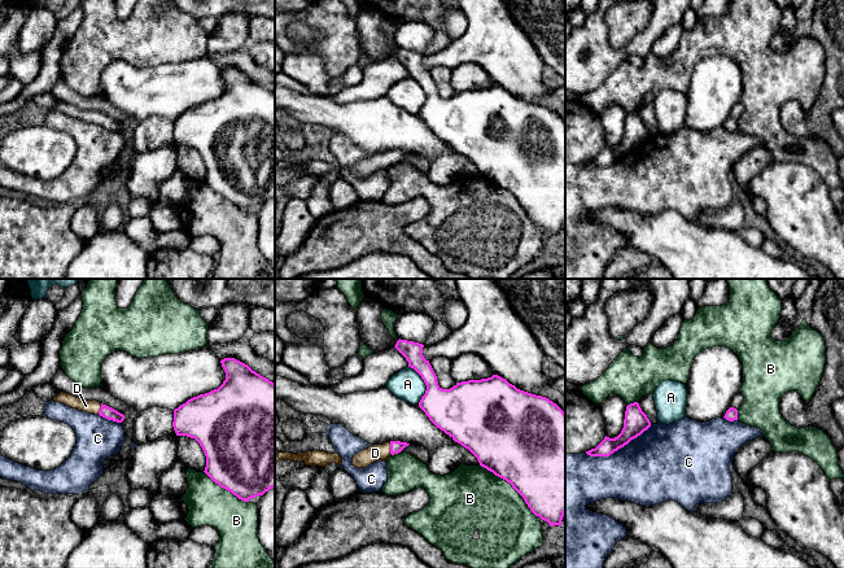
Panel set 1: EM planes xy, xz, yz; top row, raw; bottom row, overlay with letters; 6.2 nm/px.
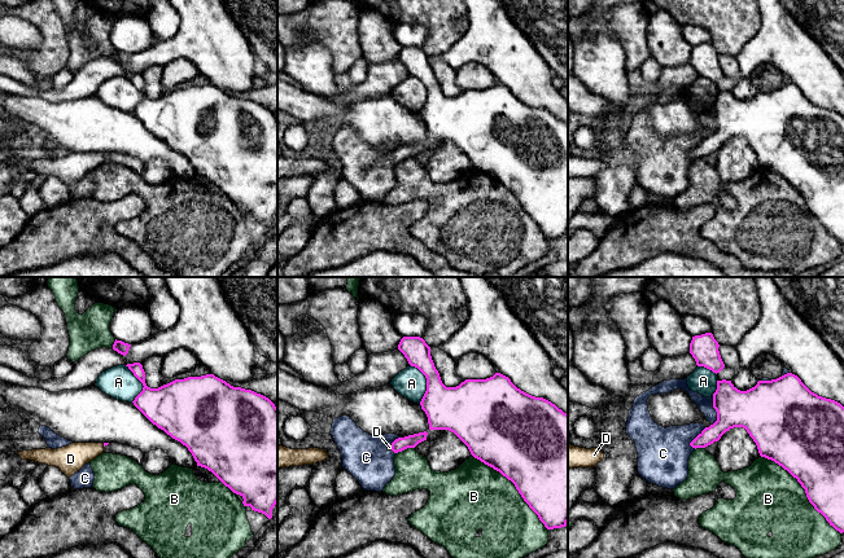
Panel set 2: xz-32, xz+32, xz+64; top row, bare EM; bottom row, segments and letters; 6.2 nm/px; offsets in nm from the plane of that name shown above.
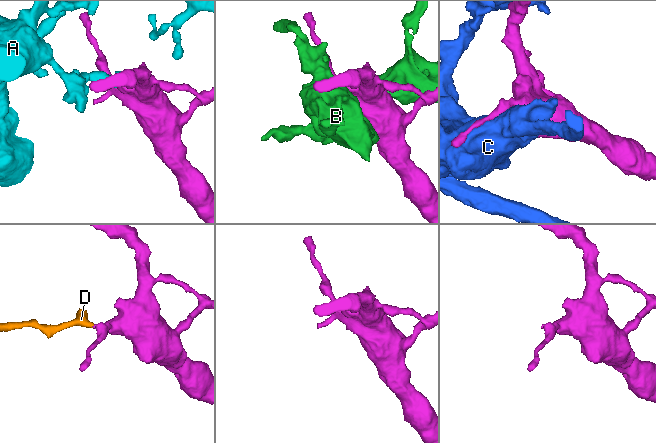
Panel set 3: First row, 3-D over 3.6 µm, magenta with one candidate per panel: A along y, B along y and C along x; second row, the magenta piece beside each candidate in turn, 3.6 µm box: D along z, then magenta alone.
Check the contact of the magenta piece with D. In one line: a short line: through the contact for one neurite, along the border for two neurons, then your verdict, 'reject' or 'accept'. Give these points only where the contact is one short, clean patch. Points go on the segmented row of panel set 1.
line xz (396, 446), (390, 449), (375, 453); accept

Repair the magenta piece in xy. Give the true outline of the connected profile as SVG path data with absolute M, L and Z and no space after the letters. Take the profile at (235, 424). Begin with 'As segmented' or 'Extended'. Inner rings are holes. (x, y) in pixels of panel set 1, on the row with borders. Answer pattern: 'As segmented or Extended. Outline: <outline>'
As segmented. Outline: M224 358L220 363L226 372L223 384L175 408L172 427L176 436L187 436L200 444L206 456L204 472L215 484L249 502L275 488L275 384L235 358Z

